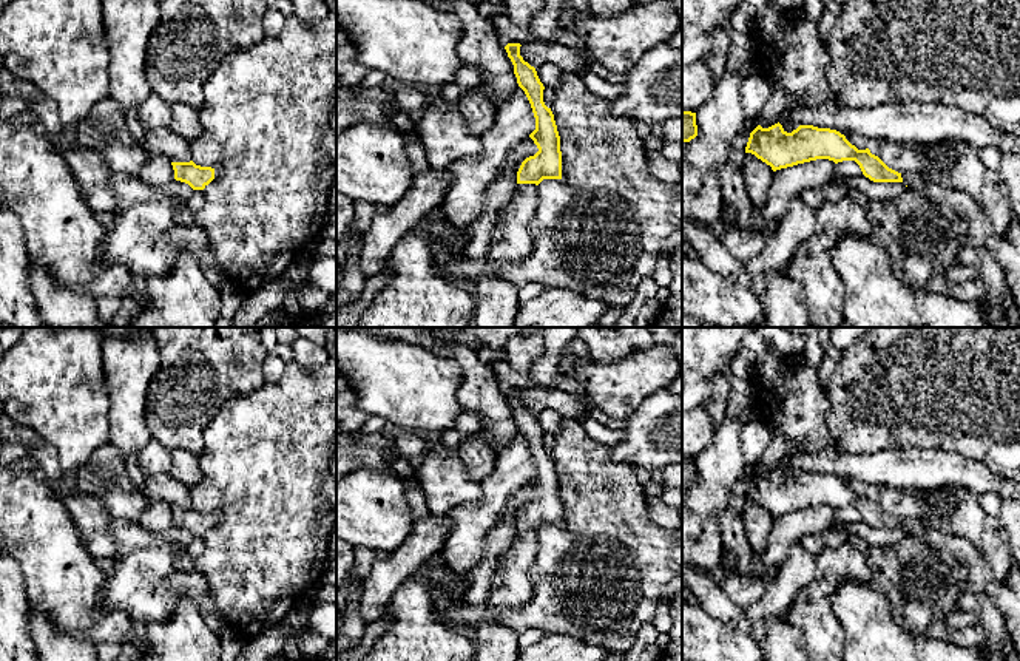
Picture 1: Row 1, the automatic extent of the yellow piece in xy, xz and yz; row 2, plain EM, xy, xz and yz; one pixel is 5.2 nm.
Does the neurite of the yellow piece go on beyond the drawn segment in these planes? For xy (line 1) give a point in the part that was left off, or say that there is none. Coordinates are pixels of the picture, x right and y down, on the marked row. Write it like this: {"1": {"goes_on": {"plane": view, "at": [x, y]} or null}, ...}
{"1": {"goes_on": null}}

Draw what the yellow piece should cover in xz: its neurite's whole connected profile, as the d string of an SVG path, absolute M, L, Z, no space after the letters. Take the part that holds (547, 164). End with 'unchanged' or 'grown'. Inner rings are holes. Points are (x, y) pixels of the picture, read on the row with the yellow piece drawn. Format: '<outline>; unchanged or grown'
M508 43L505 49L514 65L517 83L525 91L532 108L535 130L529 137L534 141L539 151L522 162L517 171L517 184L539 185L543 179L562 179L560 136L554 114L543 102L545 86L535 68L520 56L520 46L520 43Z; unchanged

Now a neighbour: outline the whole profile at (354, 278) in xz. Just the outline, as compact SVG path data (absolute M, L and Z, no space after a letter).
M361 236L352 241L352 244L349 246L349 255L344 263L344 289L336 292L336 306L339 307L353 303L361 293L361 287L366 278L358 263L360 250Z

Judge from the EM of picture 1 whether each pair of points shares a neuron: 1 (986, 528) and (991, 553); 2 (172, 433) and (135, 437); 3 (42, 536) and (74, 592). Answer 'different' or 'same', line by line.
1: same
2: different
3: same

